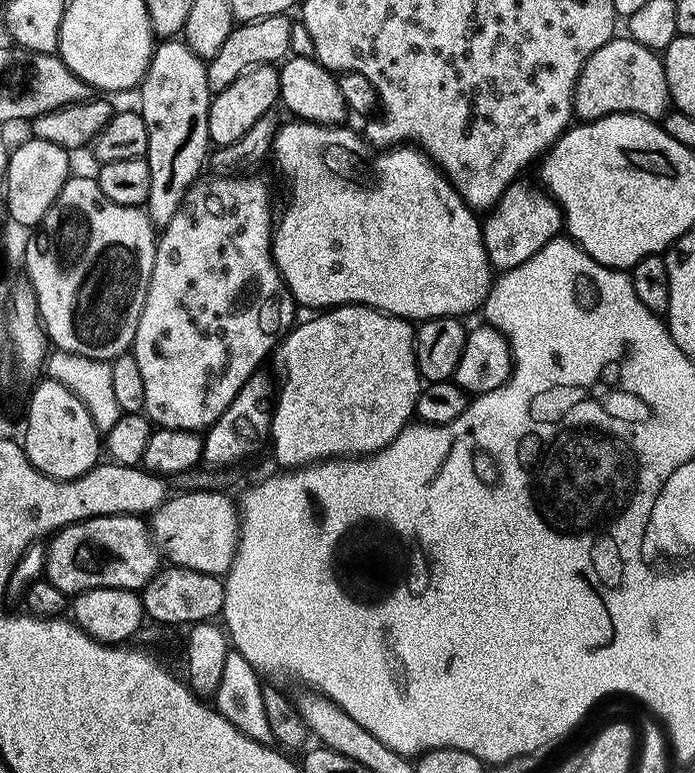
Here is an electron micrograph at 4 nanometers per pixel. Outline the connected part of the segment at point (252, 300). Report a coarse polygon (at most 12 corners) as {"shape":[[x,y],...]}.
{"shape":[[201,179],[159,233],[130,354],[200,432],[298,305],[260,180]]}

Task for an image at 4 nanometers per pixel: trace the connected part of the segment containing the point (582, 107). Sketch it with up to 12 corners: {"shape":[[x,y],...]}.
{"shape":[[620,35],[578,74],[577,121],[659,121],[670,97],[663,59]]}

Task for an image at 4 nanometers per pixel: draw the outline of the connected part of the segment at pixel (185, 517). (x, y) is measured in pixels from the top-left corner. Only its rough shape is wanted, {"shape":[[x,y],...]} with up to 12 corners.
{"shape":[[184,492],[151,513],[169,565],[223,577],[237,501]]}

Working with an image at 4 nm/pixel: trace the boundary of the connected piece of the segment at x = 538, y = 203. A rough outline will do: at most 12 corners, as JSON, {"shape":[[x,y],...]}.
{"shape":[[513,182],[482,220],[500,274],[564,228],[560,205]]}

